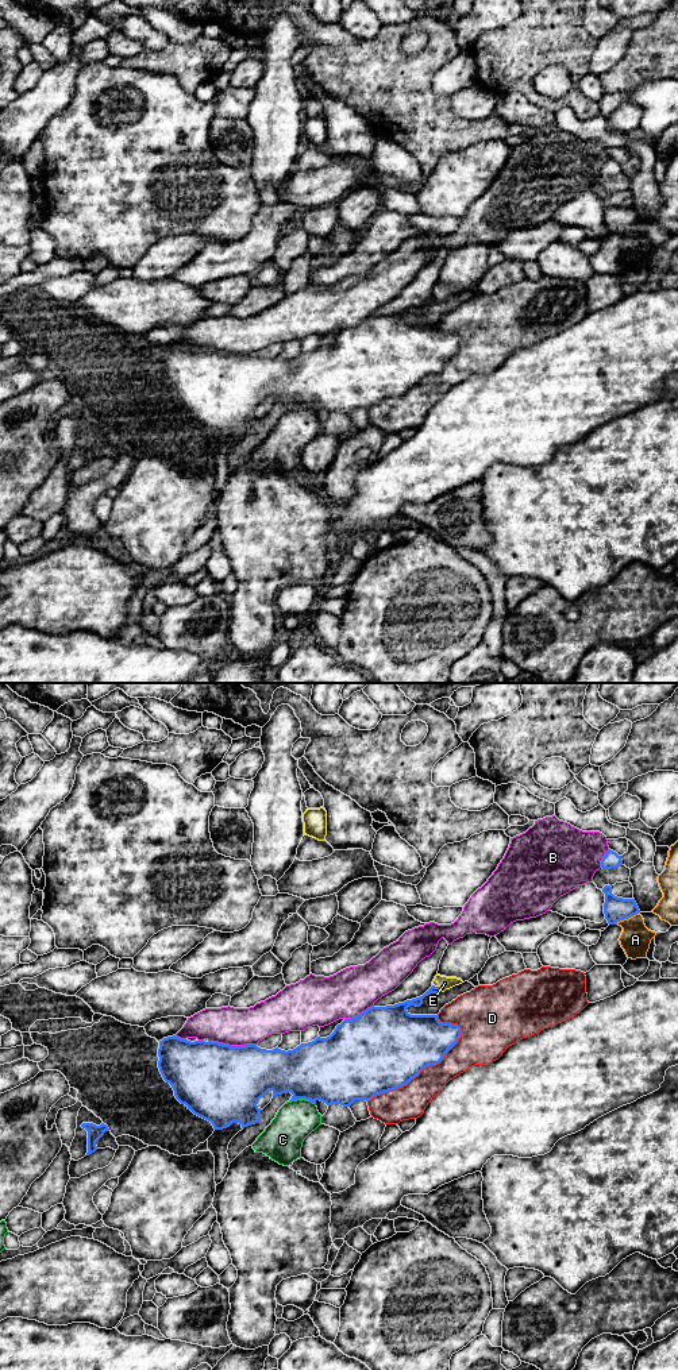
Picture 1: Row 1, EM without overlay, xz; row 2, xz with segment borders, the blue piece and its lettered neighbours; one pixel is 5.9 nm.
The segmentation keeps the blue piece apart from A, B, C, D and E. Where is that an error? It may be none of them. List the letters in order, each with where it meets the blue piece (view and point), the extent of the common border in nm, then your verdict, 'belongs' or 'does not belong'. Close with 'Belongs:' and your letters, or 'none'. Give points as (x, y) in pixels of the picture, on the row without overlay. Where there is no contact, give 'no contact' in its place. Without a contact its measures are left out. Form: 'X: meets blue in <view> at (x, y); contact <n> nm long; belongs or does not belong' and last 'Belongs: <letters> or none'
A: meets blue in xz at (627, 227); contact 170 nm long; does not belong
B: meets blue in xz at (232, 355); contact 280 nm long; does not belong
C: meets blue in xz at (301, 406); contact 180 nm long; does not belong
D: meets blue in xz at (420, 379); contact 700 nm long; does not belong
E: meets blue in xz at (438, 296); contact 80 nm long; belongs
Belongs: E

